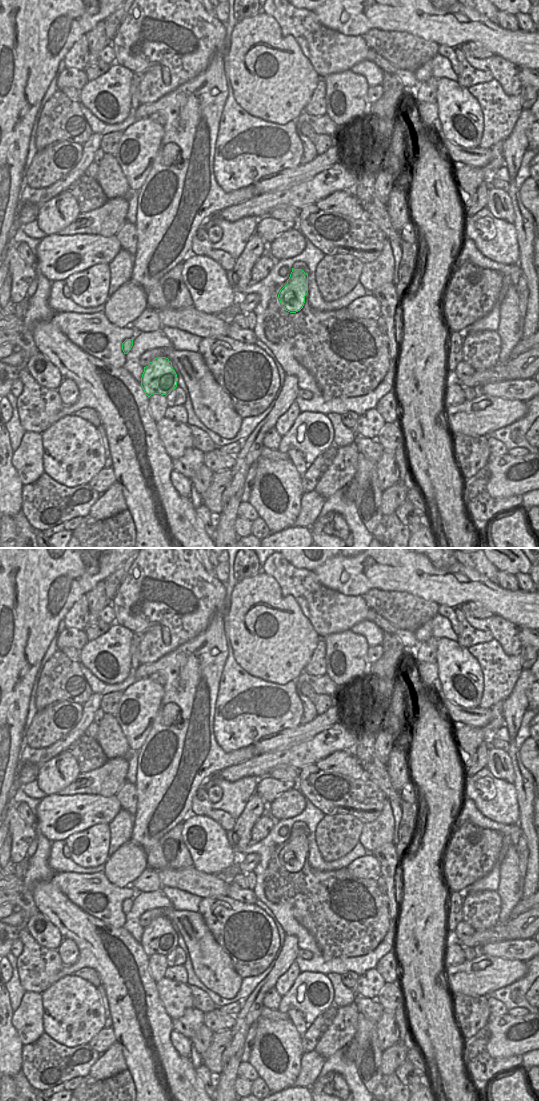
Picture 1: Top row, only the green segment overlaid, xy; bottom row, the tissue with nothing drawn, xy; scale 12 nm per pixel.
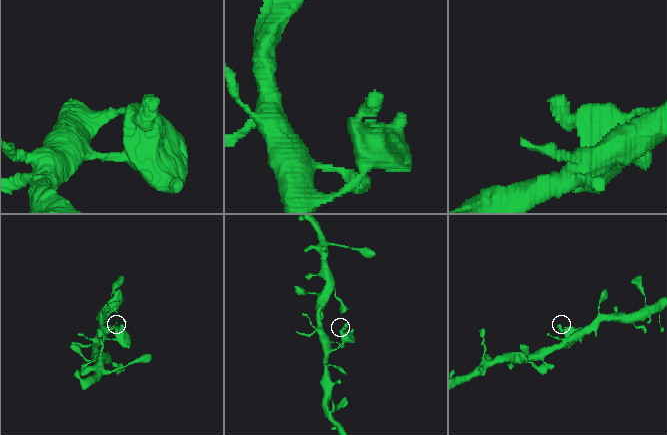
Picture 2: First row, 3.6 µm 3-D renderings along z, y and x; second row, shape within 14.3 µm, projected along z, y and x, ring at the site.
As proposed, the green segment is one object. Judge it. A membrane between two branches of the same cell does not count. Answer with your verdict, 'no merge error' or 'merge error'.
no merge error

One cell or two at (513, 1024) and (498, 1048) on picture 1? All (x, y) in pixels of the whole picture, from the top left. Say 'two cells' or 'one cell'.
one cell

